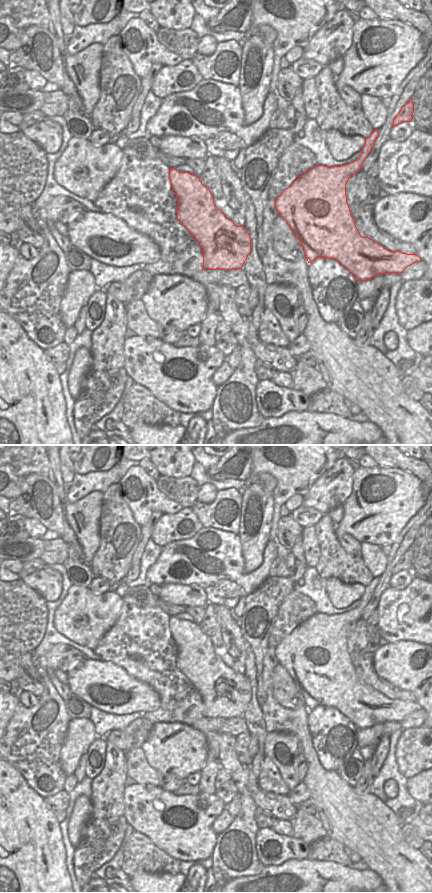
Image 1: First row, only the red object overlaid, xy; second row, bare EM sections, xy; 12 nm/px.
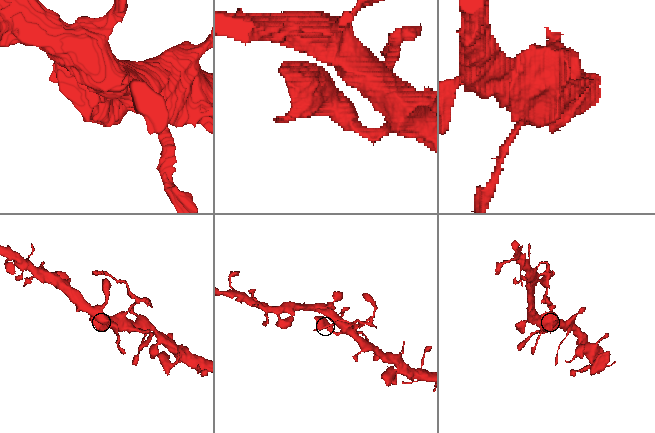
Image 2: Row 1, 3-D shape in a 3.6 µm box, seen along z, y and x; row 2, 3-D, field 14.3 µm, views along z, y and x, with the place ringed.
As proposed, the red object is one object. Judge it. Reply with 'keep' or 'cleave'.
cleave

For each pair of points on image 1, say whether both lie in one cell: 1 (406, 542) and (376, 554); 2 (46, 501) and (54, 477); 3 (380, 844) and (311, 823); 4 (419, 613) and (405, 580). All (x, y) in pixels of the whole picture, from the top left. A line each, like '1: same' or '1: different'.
1: different
2: different
3: different
4: different

